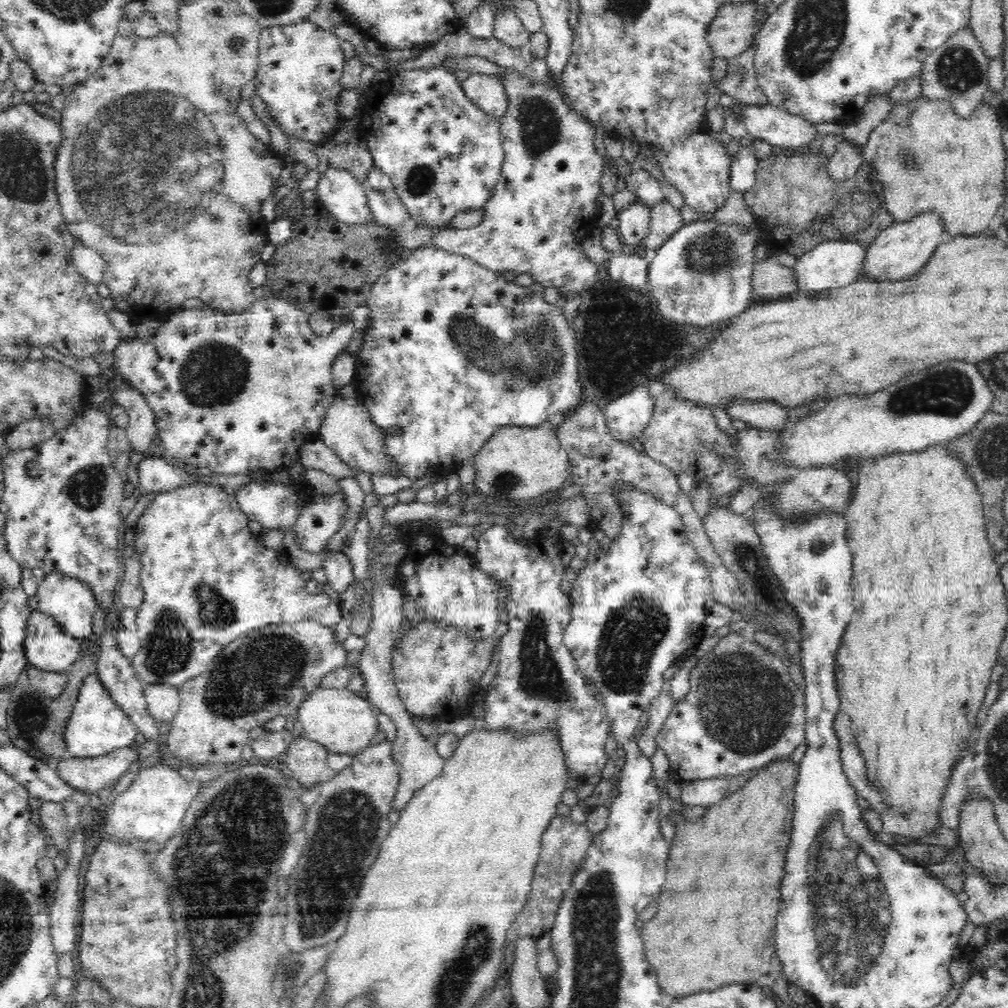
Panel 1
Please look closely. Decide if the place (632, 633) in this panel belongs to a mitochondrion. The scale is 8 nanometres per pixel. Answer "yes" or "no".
yes

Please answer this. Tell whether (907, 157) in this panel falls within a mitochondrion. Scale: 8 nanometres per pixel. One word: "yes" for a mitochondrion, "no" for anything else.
yes

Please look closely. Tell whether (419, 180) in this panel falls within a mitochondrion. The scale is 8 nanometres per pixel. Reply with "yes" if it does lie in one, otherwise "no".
yes

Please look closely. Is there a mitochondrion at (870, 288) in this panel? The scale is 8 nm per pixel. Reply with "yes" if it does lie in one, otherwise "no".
no

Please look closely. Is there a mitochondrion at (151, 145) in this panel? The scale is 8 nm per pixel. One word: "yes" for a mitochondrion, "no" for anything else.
yes

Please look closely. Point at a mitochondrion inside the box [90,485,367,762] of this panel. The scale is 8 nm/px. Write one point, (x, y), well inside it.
(264, 671)

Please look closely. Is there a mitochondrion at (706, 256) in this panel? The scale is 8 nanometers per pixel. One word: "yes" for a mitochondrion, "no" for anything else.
yes

